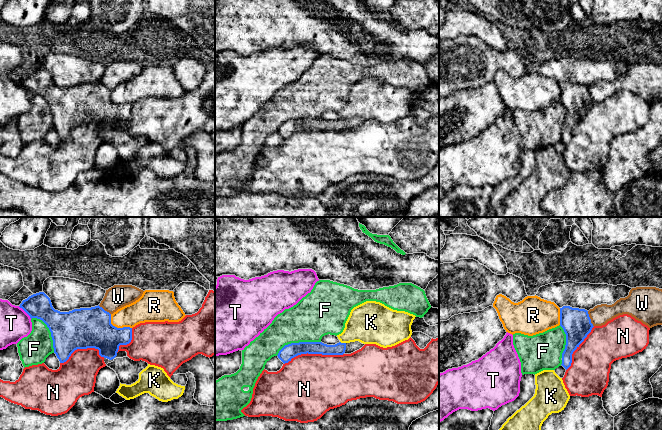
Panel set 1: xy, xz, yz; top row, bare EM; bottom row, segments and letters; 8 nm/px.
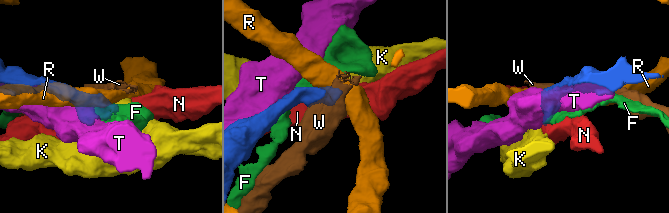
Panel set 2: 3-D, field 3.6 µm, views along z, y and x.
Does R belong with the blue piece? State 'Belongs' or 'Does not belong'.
Does not belong

